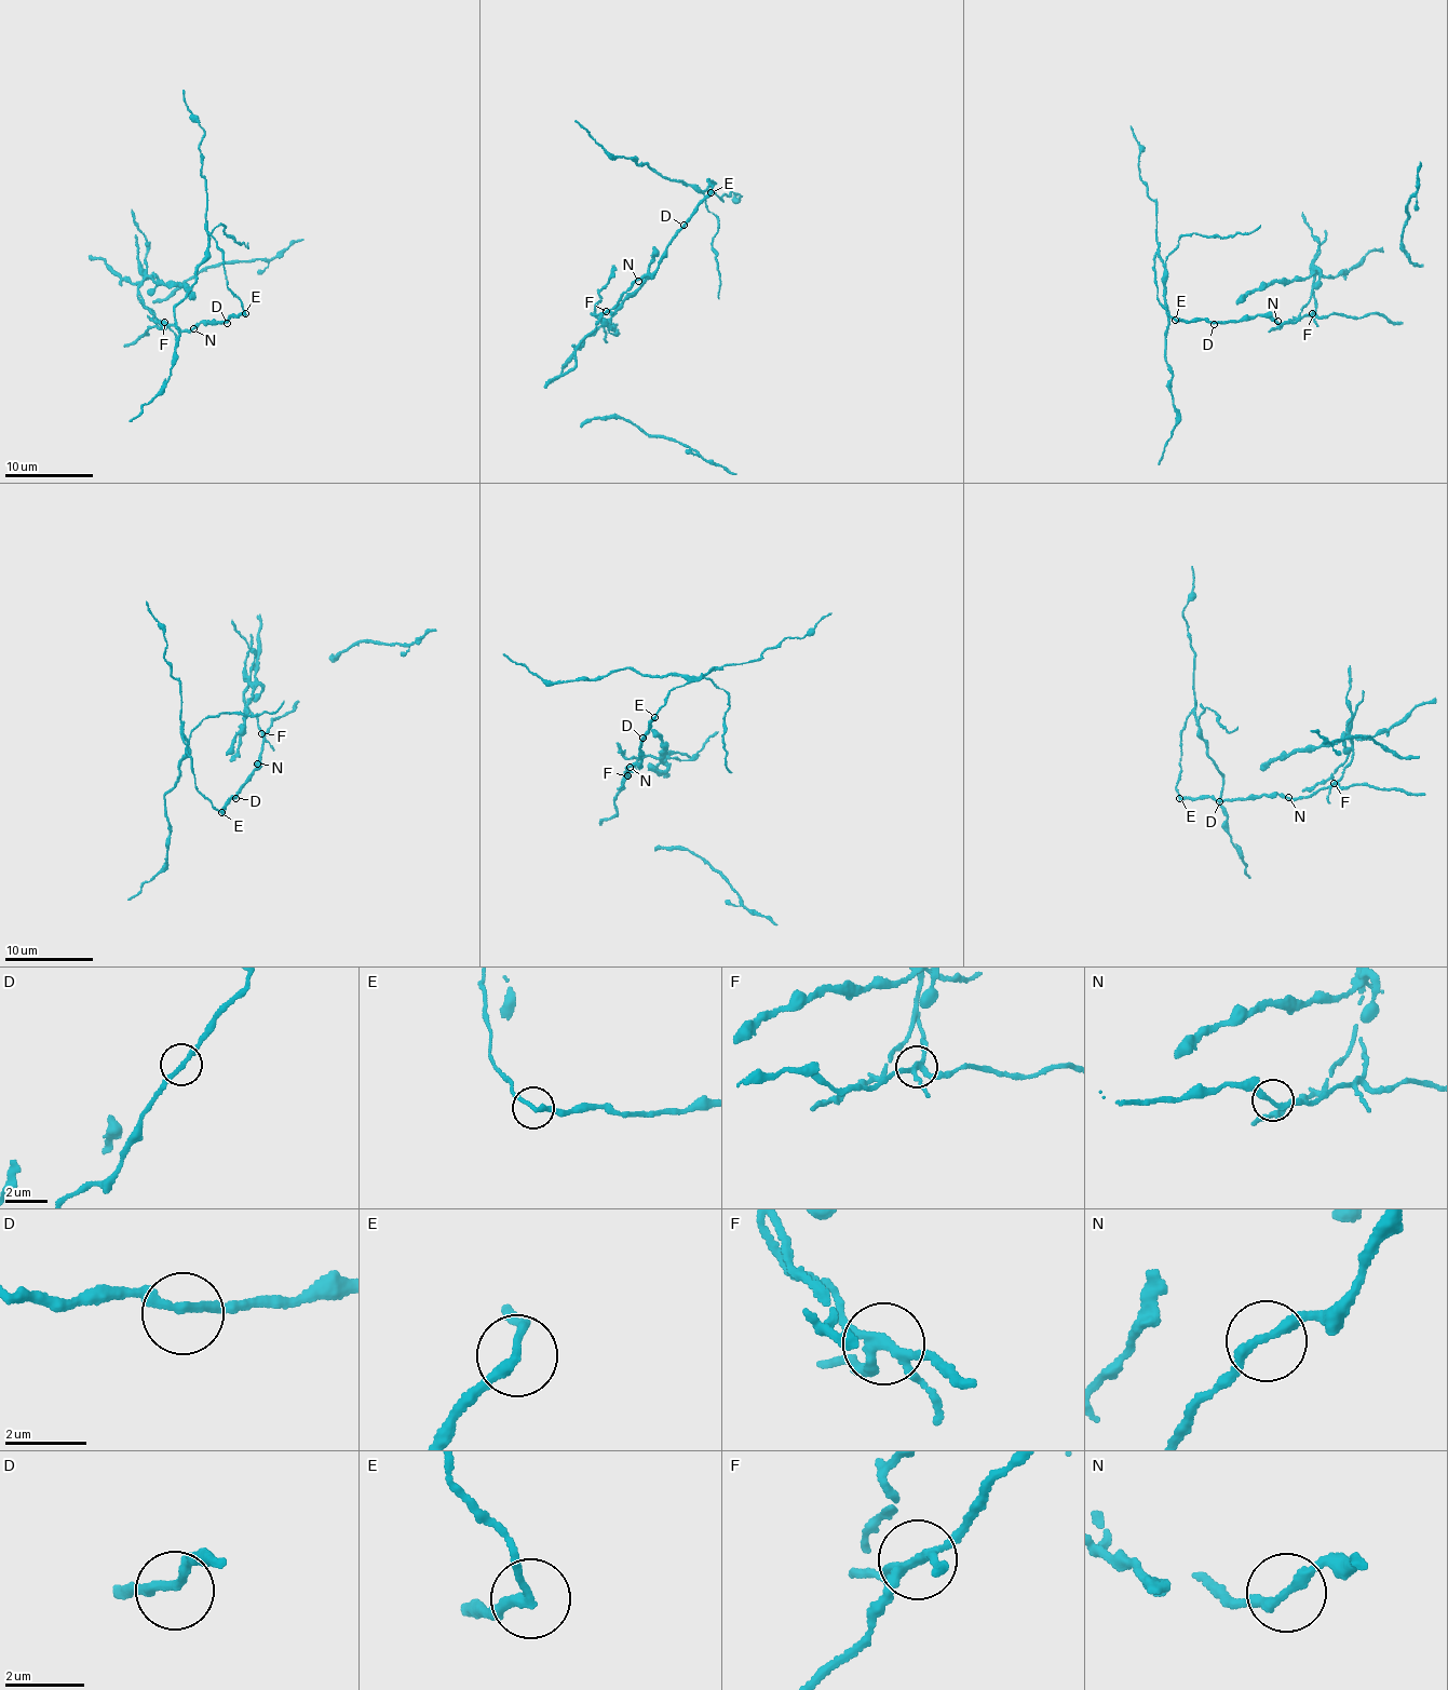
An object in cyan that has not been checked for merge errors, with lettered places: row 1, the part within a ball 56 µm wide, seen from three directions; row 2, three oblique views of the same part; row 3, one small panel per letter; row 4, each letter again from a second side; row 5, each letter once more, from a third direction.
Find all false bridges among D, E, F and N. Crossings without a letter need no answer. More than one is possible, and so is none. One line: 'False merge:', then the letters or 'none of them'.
False merge: E, F

